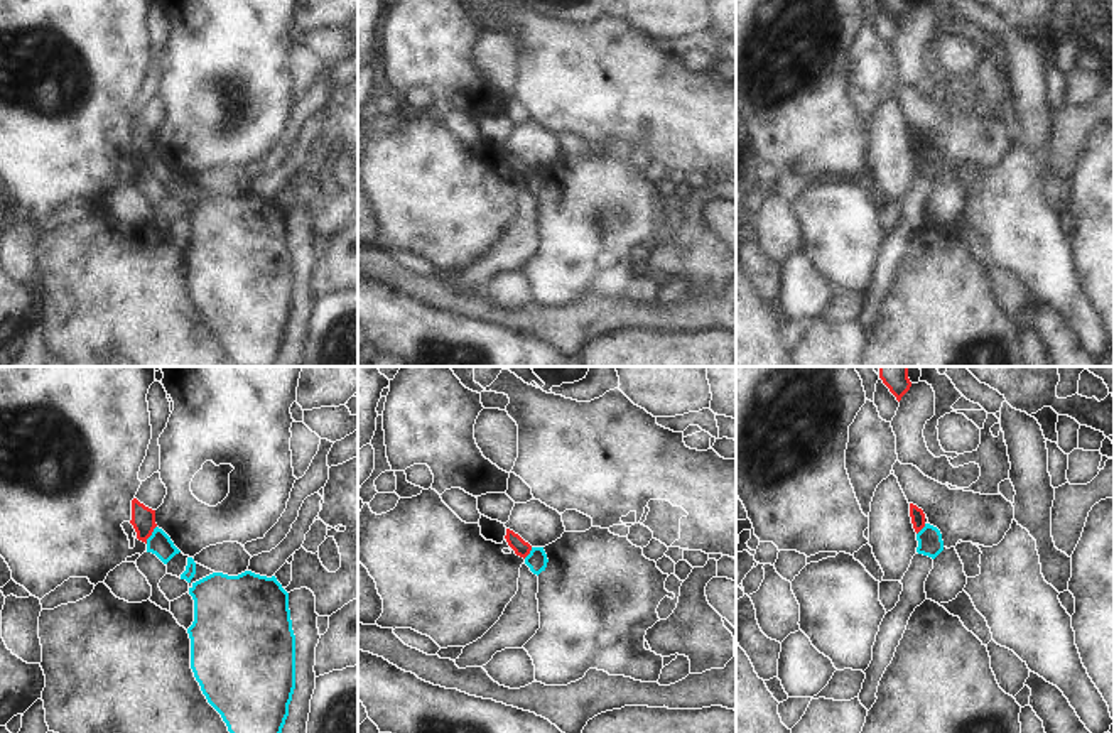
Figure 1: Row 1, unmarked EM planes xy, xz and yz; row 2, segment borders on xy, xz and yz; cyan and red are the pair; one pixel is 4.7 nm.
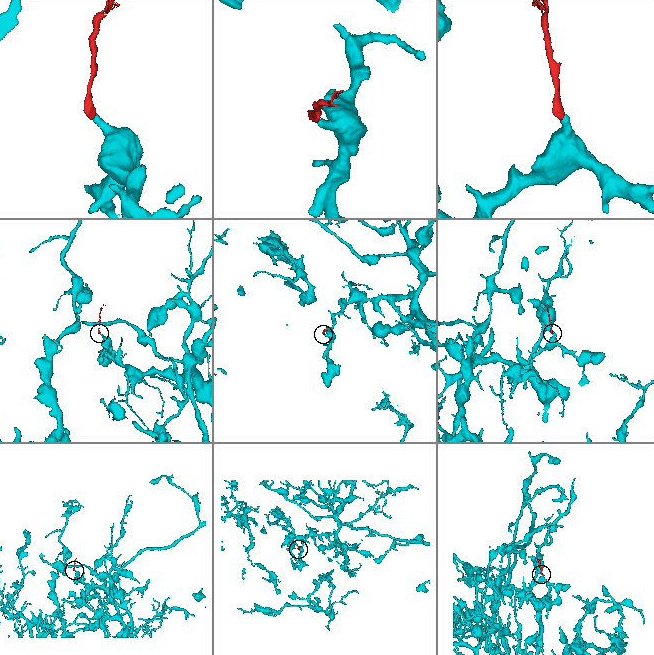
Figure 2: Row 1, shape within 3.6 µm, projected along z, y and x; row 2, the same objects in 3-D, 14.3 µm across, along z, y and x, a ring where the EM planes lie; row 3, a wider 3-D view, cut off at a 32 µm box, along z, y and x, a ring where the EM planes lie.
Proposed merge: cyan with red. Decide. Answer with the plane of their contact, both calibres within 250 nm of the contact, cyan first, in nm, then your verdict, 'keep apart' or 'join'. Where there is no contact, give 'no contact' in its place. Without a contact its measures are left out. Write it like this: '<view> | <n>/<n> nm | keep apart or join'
xy | 110/110 nm | keep apart

